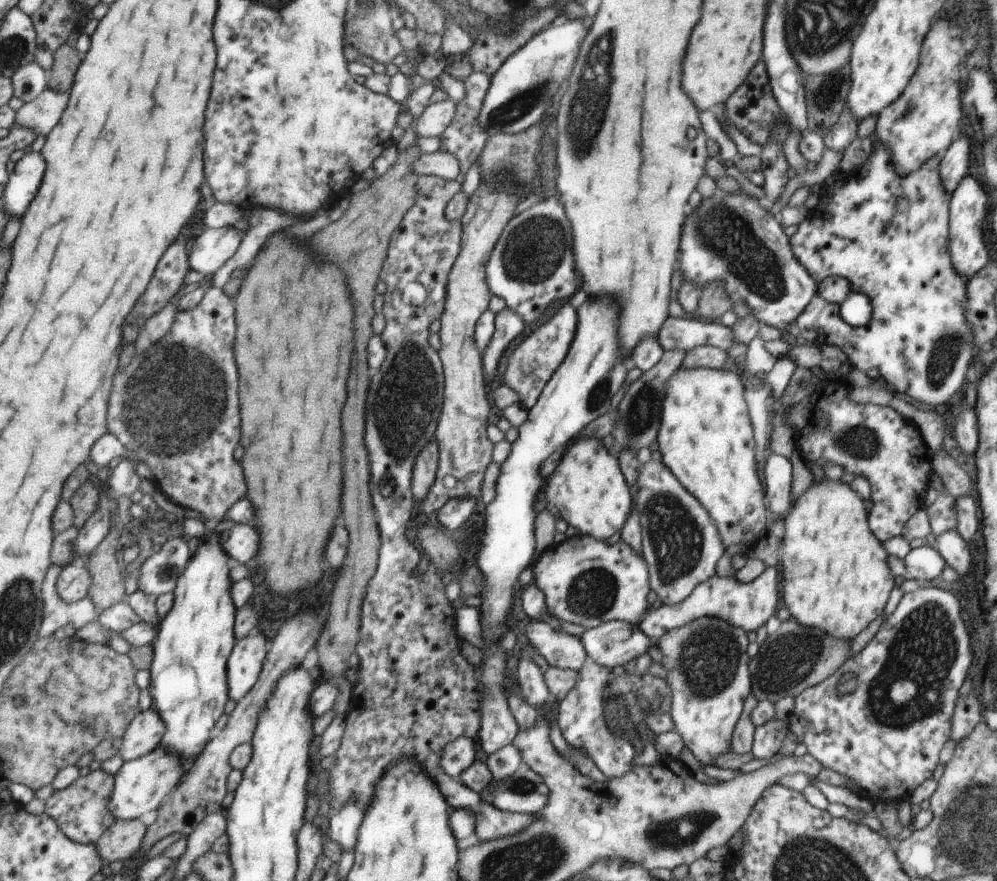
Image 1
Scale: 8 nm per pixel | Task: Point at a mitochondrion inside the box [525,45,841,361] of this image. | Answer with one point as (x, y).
(733, 243)

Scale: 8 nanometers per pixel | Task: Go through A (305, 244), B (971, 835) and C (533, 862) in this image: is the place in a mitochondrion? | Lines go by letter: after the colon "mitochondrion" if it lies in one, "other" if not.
A: other
B: mitochondrion
C: mitochondrion

